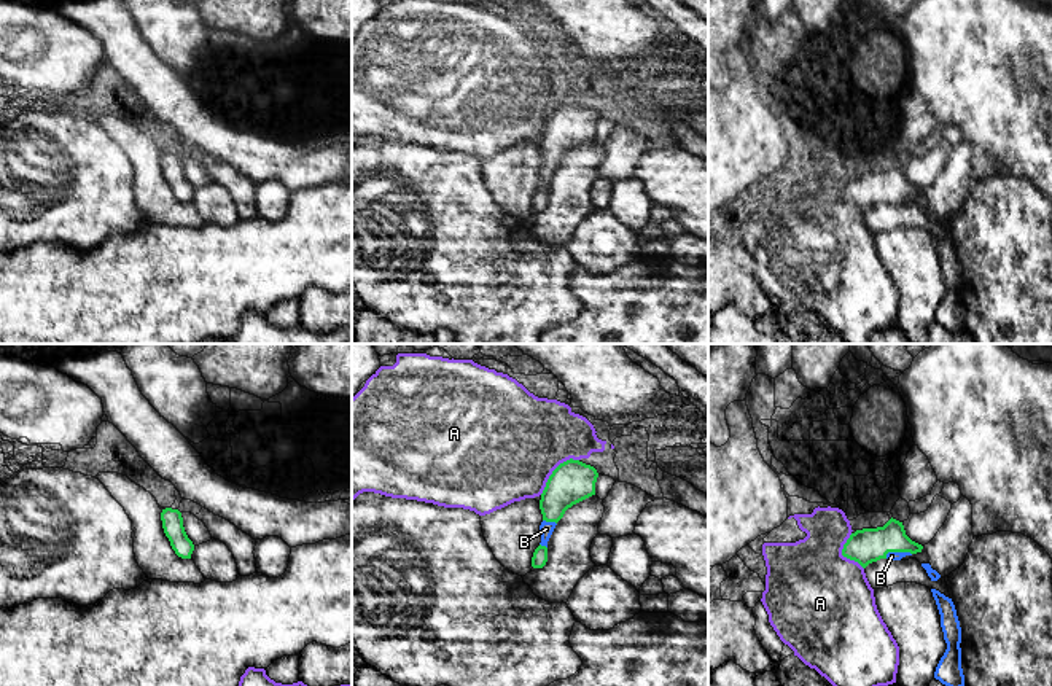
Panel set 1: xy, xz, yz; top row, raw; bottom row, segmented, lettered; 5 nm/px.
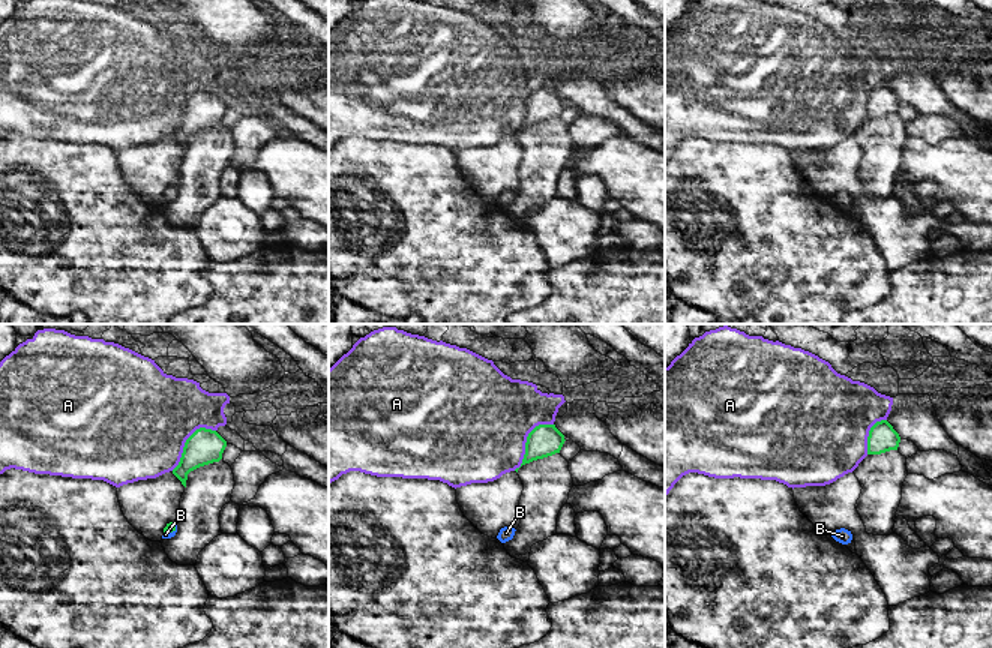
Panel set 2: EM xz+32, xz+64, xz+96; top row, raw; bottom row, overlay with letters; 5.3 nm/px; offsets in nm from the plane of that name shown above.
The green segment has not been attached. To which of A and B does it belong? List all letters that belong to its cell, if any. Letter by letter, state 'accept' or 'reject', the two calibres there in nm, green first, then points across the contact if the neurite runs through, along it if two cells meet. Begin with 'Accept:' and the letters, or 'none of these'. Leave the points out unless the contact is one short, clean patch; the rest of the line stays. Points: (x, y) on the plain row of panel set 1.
Accept: B
A: reject | 220/500 nm
B: accept | 180/50 nm | across yz (864, 190), (896, 194), (892, 199)

